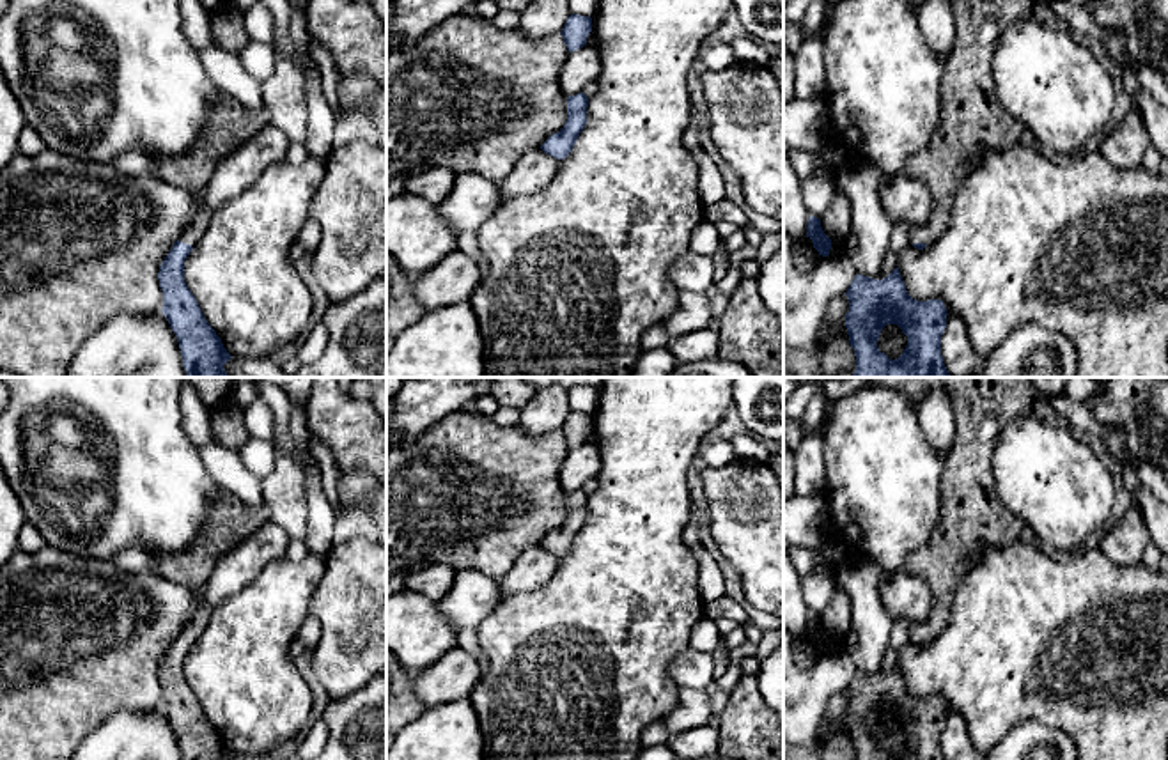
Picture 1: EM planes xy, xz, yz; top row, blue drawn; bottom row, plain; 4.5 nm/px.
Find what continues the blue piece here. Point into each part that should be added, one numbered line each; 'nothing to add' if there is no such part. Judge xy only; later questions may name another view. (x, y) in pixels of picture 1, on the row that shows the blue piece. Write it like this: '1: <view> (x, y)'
1: xy (201, 220)

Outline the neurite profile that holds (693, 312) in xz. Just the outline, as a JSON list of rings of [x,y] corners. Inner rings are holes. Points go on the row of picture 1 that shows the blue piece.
[[[677,291],[677,308],[661,322],[672,338],[714,326],[705,294]]]

